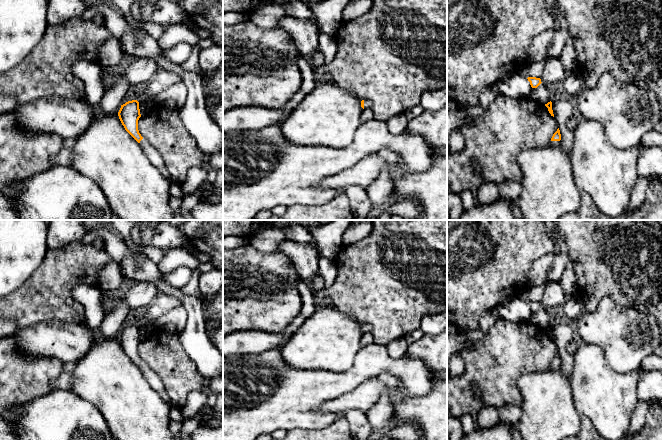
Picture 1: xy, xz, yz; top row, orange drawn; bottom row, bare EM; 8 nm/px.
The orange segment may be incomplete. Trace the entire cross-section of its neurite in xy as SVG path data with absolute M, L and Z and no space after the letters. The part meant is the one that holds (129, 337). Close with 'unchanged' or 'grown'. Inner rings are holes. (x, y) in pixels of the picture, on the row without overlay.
M132 324L121 329L118 340L125 354L141 369L150 386L159 393L161 398L165 400L171 408L176 407L182 410L183 407L176 406L171 402L160 378L145 365L139 357L138 344L141 341L139 326L137 324Z; grown

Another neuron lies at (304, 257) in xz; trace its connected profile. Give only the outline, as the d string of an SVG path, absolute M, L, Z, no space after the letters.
M286 239L280 244L280 251L291 259L301 280L309 282L319 274L319 253L313 246Z

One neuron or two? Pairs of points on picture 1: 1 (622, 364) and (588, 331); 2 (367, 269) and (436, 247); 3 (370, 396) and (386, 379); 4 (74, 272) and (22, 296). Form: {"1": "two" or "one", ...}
{"1": "one", "2": "one", "3": "two", "4": "one"}

